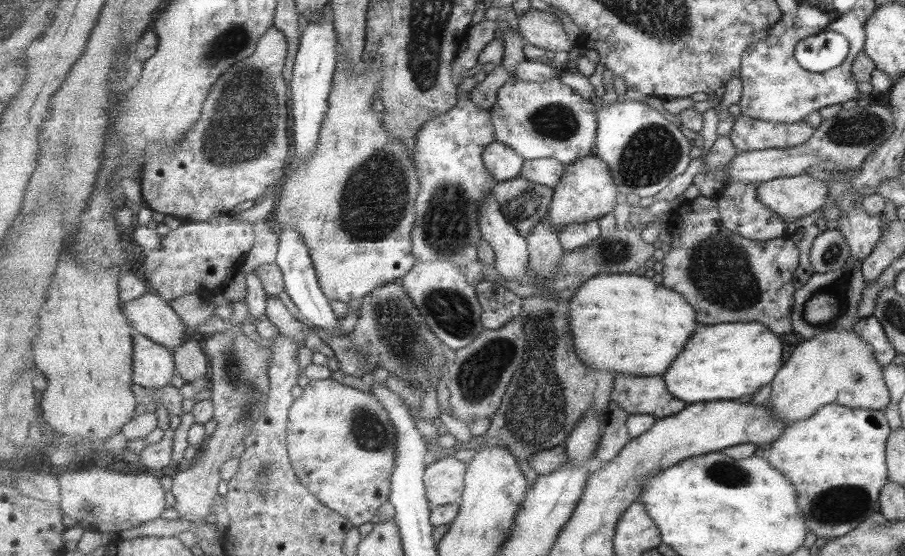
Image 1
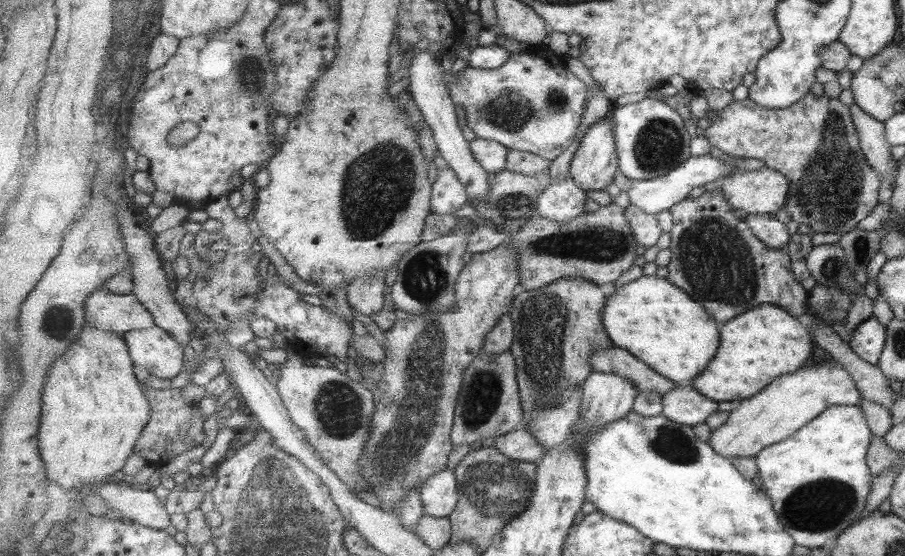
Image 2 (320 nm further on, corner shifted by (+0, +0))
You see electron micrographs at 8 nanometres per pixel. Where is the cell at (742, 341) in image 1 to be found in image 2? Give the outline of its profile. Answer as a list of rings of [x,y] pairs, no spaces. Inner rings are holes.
[[[763,303],[725,324],[721,332],[721,350],[713,360],[713,366],[691,385],[715,402],[742,402],[760,393],[782,374],[797,372],[809,354],[811,338],[799,320],[776,303]]]

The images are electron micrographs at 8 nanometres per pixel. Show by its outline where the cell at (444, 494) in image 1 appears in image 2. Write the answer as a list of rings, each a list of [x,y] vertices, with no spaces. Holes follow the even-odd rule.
[[[448,467],[430,476],[420,493],[426,515],[439,519],[450,518],[460,502],[460,486],[456,471]]]

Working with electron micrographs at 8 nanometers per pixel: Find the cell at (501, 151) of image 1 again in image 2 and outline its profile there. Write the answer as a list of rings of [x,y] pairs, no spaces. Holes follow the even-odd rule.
[[[479,137],[470,141],[470,147],[475,160],[477,160],[491,176],[507,170],[509,147],[503,146],[500,142],[485,140]]]

